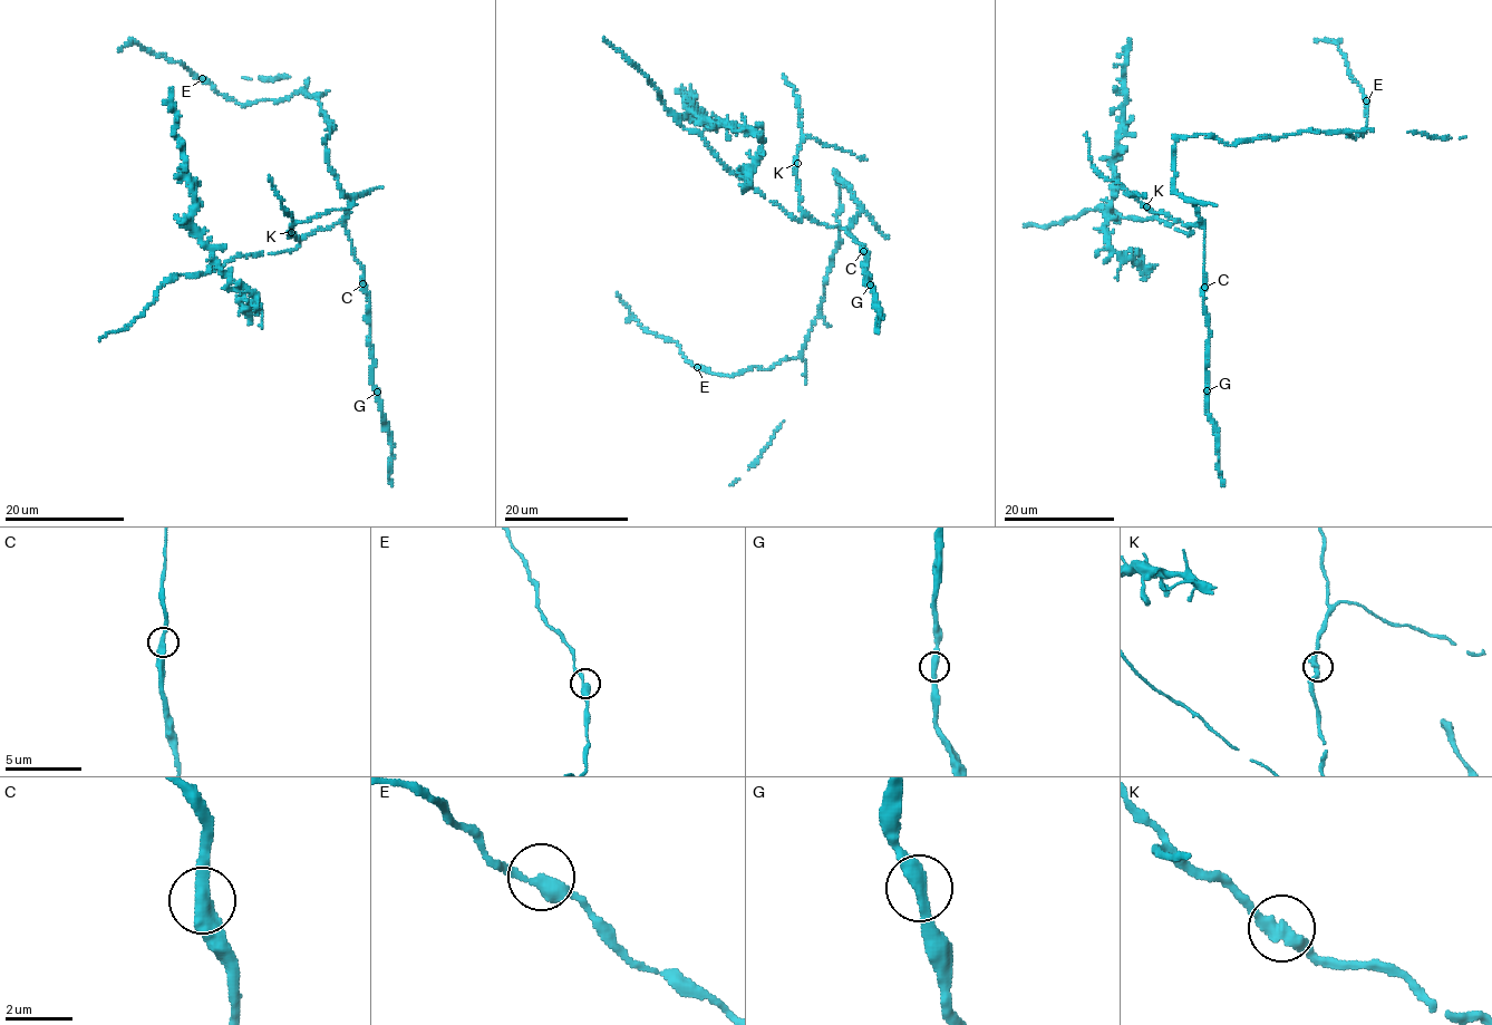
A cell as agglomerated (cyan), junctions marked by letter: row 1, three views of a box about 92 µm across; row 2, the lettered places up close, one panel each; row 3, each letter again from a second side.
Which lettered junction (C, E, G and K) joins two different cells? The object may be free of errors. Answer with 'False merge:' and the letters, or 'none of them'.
False merge: none of them

